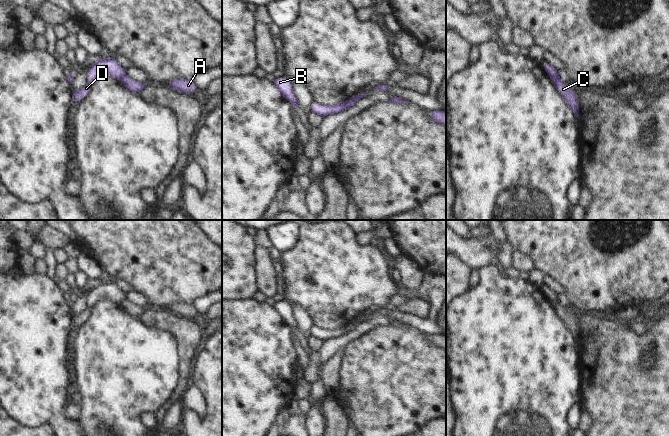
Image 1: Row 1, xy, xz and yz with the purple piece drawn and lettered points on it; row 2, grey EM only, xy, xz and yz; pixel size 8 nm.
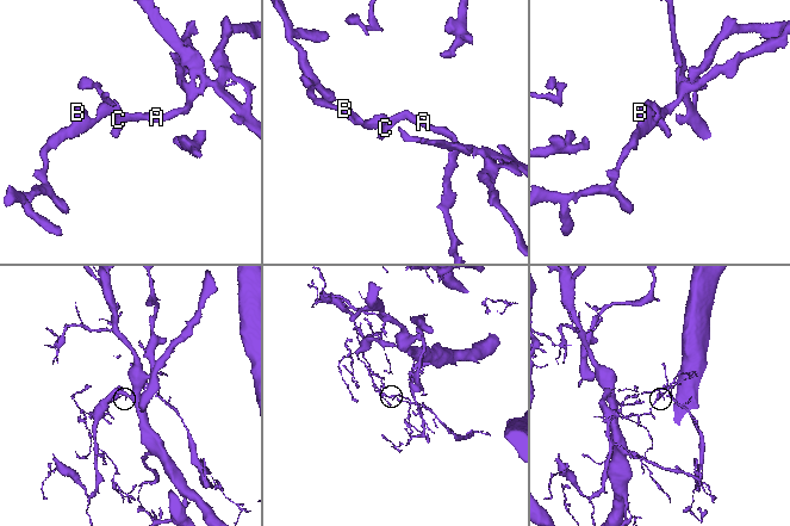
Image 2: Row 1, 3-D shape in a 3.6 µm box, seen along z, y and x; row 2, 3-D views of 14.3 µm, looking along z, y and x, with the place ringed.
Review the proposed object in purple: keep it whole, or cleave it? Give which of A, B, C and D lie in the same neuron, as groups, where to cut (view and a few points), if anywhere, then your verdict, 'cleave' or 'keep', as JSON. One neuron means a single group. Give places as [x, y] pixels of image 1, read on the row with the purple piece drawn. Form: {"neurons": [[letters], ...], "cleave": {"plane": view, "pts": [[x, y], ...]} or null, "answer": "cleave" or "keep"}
{"neurons": [["A", "C"], ["B", "D"]], "cleave": {"plane": "yz", "pts": [[557, 75], [550, 77]]}, "answer": "cleave"}

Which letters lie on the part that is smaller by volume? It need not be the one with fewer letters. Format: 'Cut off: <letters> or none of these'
Cut off: A, C

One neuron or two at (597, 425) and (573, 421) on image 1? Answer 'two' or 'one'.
two

